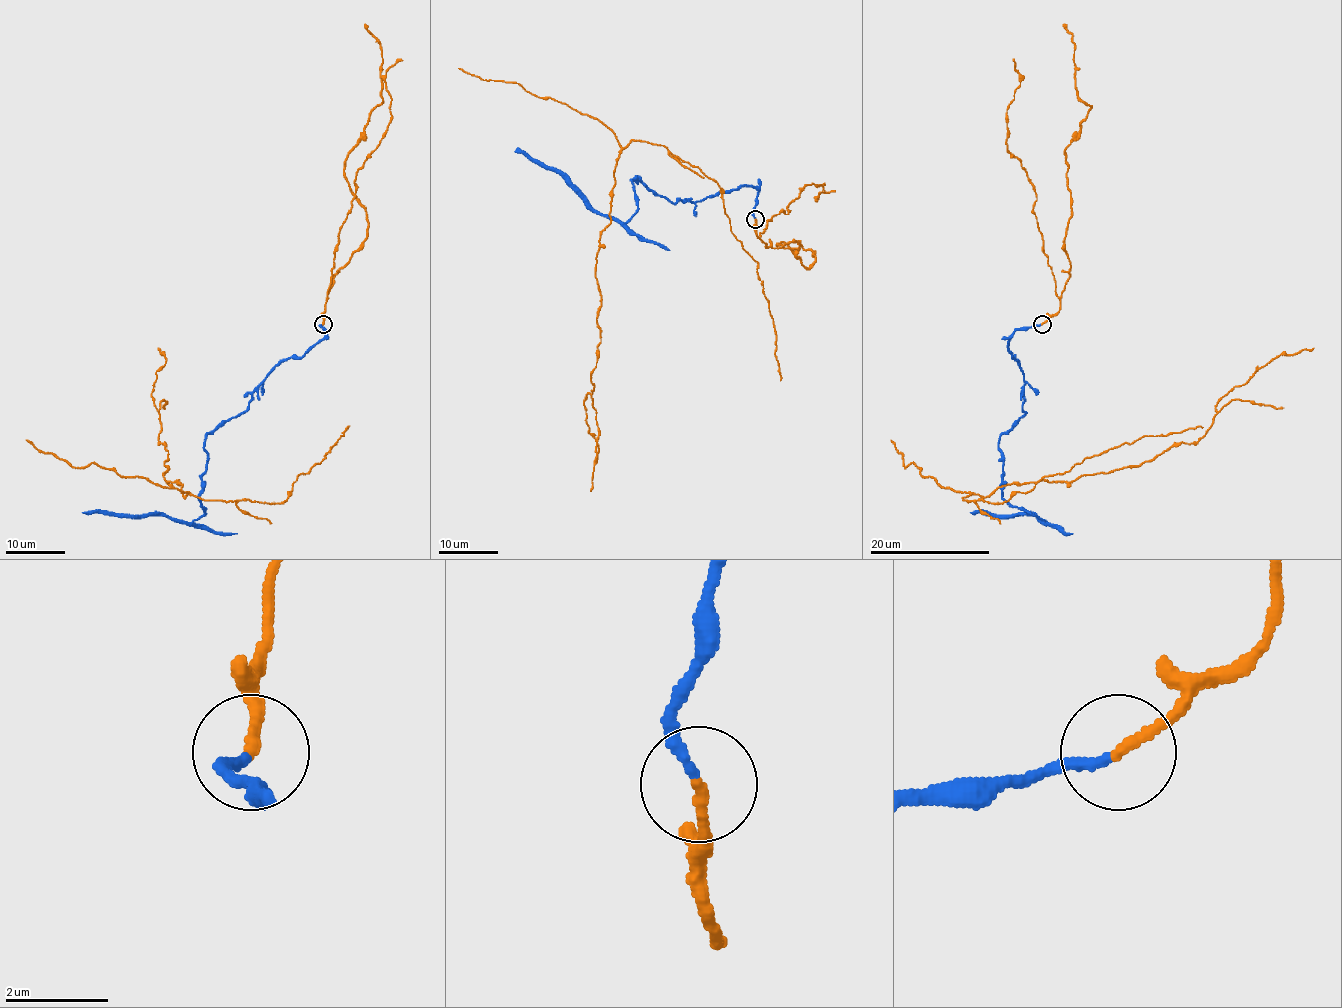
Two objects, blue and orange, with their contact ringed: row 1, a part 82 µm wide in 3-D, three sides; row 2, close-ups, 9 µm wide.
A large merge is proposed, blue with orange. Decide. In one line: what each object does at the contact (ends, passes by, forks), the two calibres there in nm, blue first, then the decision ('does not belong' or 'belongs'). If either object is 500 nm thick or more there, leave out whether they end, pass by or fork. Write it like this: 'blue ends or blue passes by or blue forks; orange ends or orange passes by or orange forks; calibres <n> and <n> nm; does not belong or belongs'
blue ends; orange ends; calibres 190 and 200 nm; belongs

